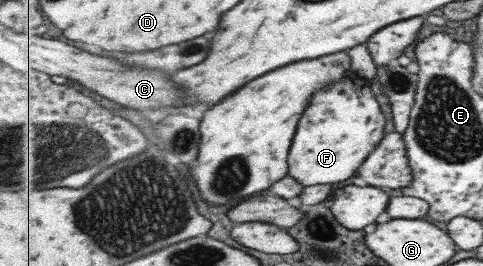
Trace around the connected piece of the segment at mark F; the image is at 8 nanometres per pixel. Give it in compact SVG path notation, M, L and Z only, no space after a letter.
M350 71L313 95L289 152L290 176L306 187L344 182L369 160L387 135L388 124L386 114L370 88L371 84L369 78Z

